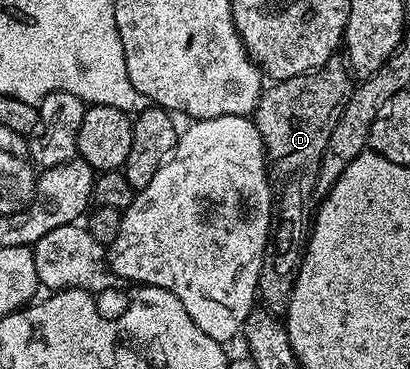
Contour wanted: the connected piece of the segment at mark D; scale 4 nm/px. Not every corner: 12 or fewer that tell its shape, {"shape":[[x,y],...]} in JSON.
{"shape":[[332,61],[261,94],[276,218],[258,299],[288,310],[326,141],[352,97]]}

